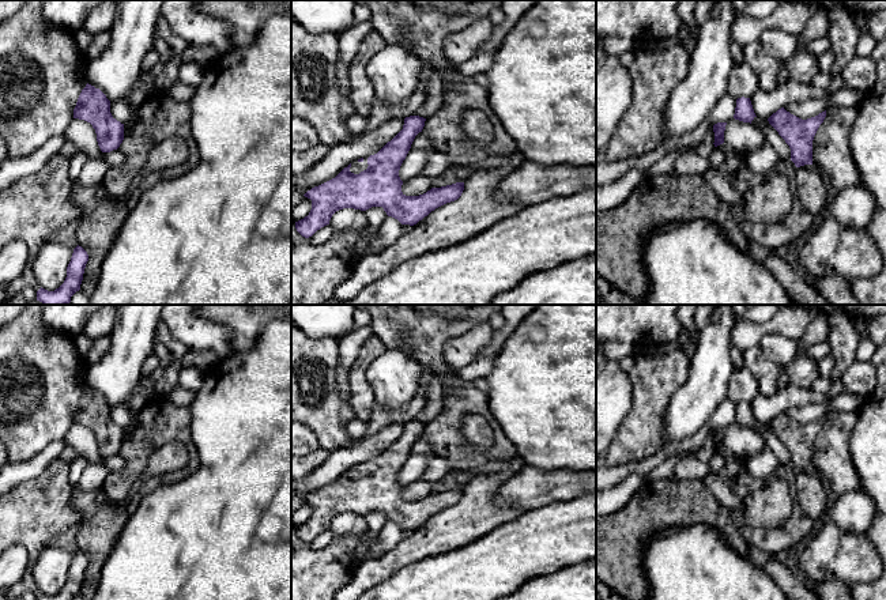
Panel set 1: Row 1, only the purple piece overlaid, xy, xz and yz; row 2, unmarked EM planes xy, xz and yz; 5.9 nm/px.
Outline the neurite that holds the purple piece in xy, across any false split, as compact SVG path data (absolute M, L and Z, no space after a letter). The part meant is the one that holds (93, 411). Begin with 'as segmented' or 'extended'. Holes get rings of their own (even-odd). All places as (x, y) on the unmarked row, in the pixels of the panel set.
as segmented | M88 388L78 403L73 423L93 430L102 457L117 454L124 445L124 429L112 420L110 405L99 393Z

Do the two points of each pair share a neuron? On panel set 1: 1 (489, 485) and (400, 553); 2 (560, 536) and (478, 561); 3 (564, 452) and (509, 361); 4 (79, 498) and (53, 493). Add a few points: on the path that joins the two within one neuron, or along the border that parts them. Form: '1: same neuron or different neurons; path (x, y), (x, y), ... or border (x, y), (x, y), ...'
1: same neuron; path (467, 506), (438, 535), (422, 543)
2: same neuron; path (539, 542), (498, 561)
3: same neuron; path (553, 429), (549, 400), (532, 384)
4: different neurons; border (72, 489), (72, 505), (79, 512)

